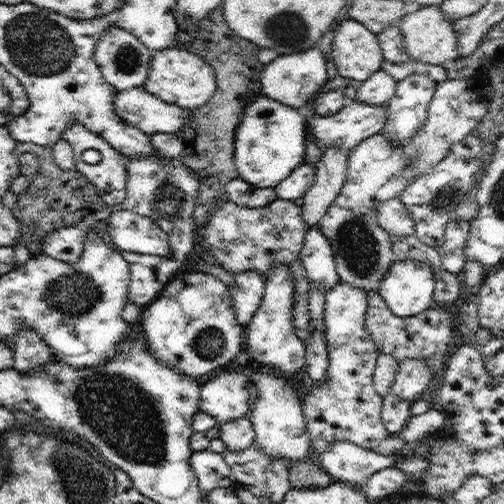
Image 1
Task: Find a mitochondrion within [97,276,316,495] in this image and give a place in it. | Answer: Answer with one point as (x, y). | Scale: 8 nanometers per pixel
(209, 343)

